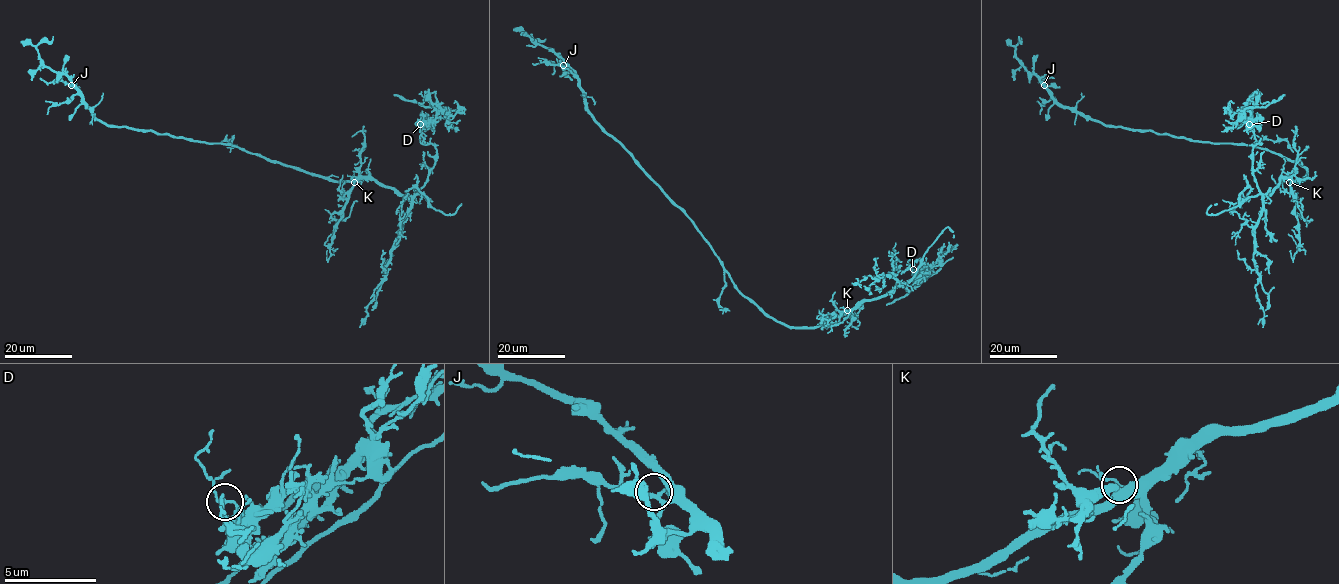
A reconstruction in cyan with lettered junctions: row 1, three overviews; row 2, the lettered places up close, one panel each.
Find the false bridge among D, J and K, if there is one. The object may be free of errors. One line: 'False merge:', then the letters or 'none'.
False merge: D

